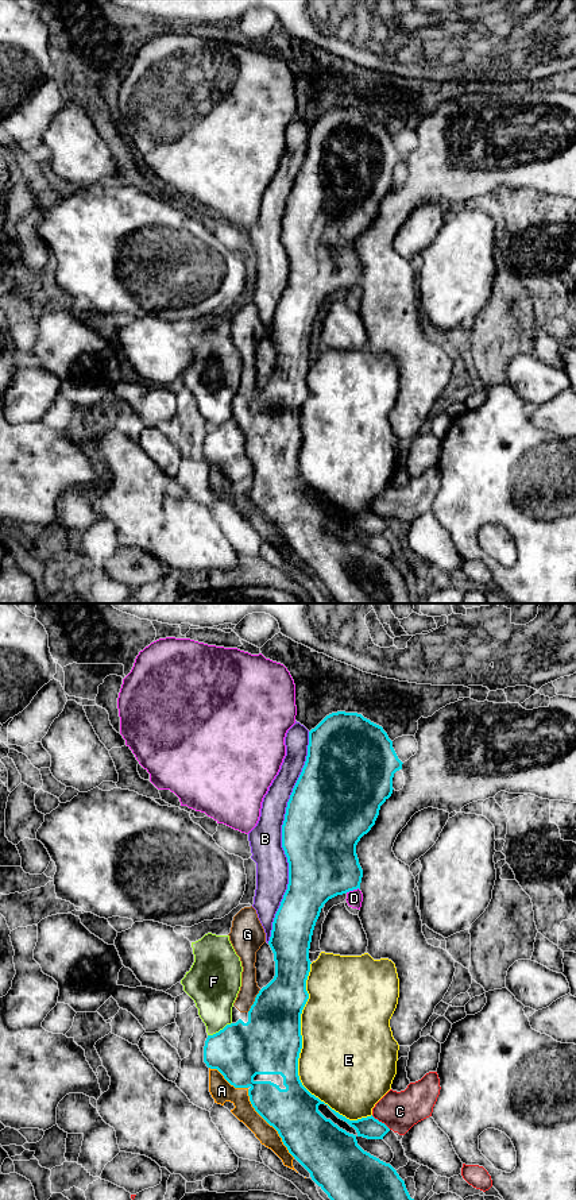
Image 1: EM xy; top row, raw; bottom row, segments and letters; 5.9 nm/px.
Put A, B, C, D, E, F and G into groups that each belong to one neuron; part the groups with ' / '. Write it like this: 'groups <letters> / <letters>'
groups A / B F / C / D / E / G

